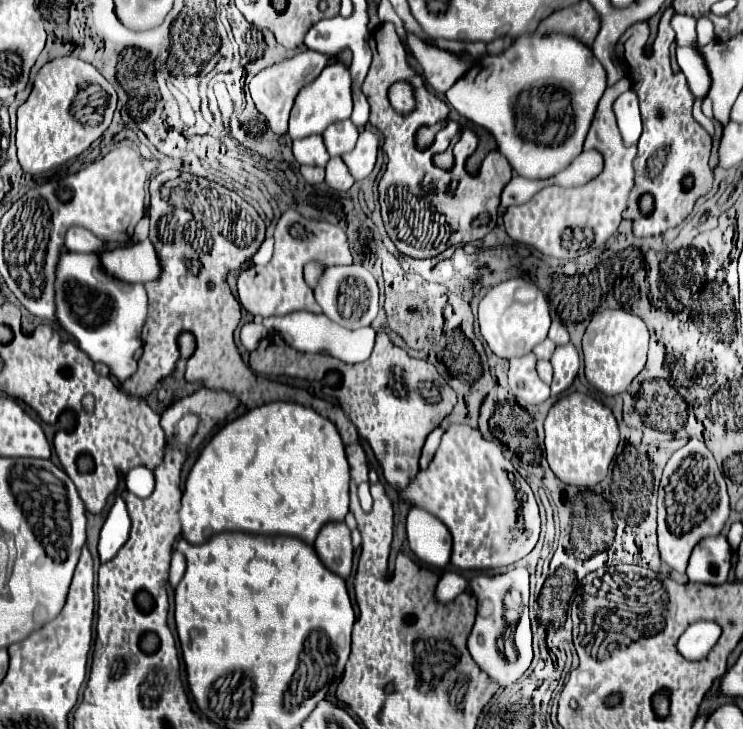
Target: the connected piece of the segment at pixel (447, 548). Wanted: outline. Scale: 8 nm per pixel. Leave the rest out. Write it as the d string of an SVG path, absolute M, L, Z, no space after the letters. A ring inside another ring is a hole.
M411 509L407 515L407 539L413 555L427 567L443 571L451 559L451 533L431 513Z

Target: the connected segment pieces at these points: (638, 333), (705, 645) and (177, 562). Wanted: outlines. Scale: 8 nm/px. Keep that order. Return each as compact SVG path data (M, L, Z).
M625 309L601 311L599 315L591 319L585 331L585 337L583 337L583 357L585 357L587 381L605 395L623 393L645 367L647 341L649 341L649 331L637 315Z
M697 621L677 639L677 651L685 661L701 661L713 649L721 635L721 627L711 621Z
M173 553L171 569L169 569L169 585L171 585L171 589L177 587L177 583L181 581L183 575L185 575L185 555L183 553Z

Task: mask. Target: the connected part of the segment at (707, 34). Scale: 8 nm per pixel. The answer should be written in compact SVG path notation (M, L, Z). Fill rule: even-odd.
M701 15L697 19L697 37L699 37L701 45L707 45L713 41L713 23L709 21L707 15Z

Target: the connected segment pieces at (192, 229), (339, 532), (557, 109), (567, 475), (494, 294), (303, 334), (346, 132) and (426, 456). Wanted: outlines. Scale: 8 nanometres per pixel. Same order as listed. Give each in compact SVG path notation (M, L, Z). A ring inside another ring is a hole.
M159 173L151 179L149 193L149 239L161 259L163 277L159 283L145 285L149 295L149 313L145 323L147 335L143 341L143 357L139 359L137 371L123 381L123 391L129 395L149 395L161 379L169 377L177 369L181 359L177 341L181 333L191 333L195 337L195 351L185 361L187 381L201 379L207 387L225 389L239 397L249 409L271 401L291 401L311 407L319 415L331 419L345 445L355 443L355 425L345 417L341 407L303 389L287 387L277 381L259 381L257 375L251 375L251 369L241 361L233 343L233 331L241 319L241 305L227 285L227 267L233 267L231 263L245 263L259 251L265 239L265 223L259 213L235 191L191 173Z
M331 521L323 525L319 537L315 541L315 549L323 565L337 573L339 577L347 579L353 571L353 543L351 543L351 529L345 521Z
M525 33L519 35L503 53L483 55L481 67L475 59L469 71L445 93L445 97L459 115L487 129L495 137L499 153L519 175L527 179L549 179L581 153L605 87L605 69L587 45L563 33Z
M585 393L561 397L545 419L545 453L551 471L567 485L595 487L609 473L615 449L619 445L617 421L609 407ZM607 409L607 411L605 411Z
M509 279L495 285L479 303L479 327L489 349L497 357L513 359L533 351L537 343L547 337L549 331L549 305L543 291L523 279Z
M295 311L287 313L283 317L267 317L263 319L263 325L267 327L269 333L279 333L287 345L301 353L319 353L319 351L329 351L335 359L343 363L361 363L367 361L371 351L373 351L373 341L375 341L375 331L371 327L361 327L361 329L343 329L341 325L329 321L325 315L315 315L309 311Z
M349 119L333 123L323 133L323 141L325 141L325 147L327 147L329 155L339 157L339 155L343 155L343 153L347 153L347 151L351 151L355 147L357 127Z
M437 427L435 431L431 431L427 435L427 441L425 441L425 447L423 447L423 453L421 453L421 467L427 467L435 449L439 447L439 441L441 441L441 435L443 435L443 429Z

